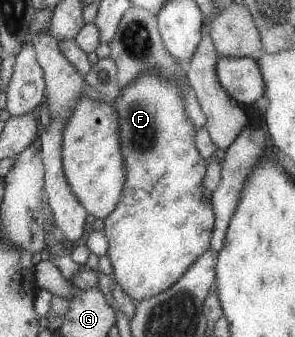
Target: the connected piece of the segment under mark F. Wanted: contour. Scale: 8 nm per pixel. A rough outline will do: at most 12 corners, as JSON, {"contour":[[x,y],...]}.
{"contour":[[176,80],[111,106],[125,178],[103,219],[137,303],[209,248],[207,159]]}

